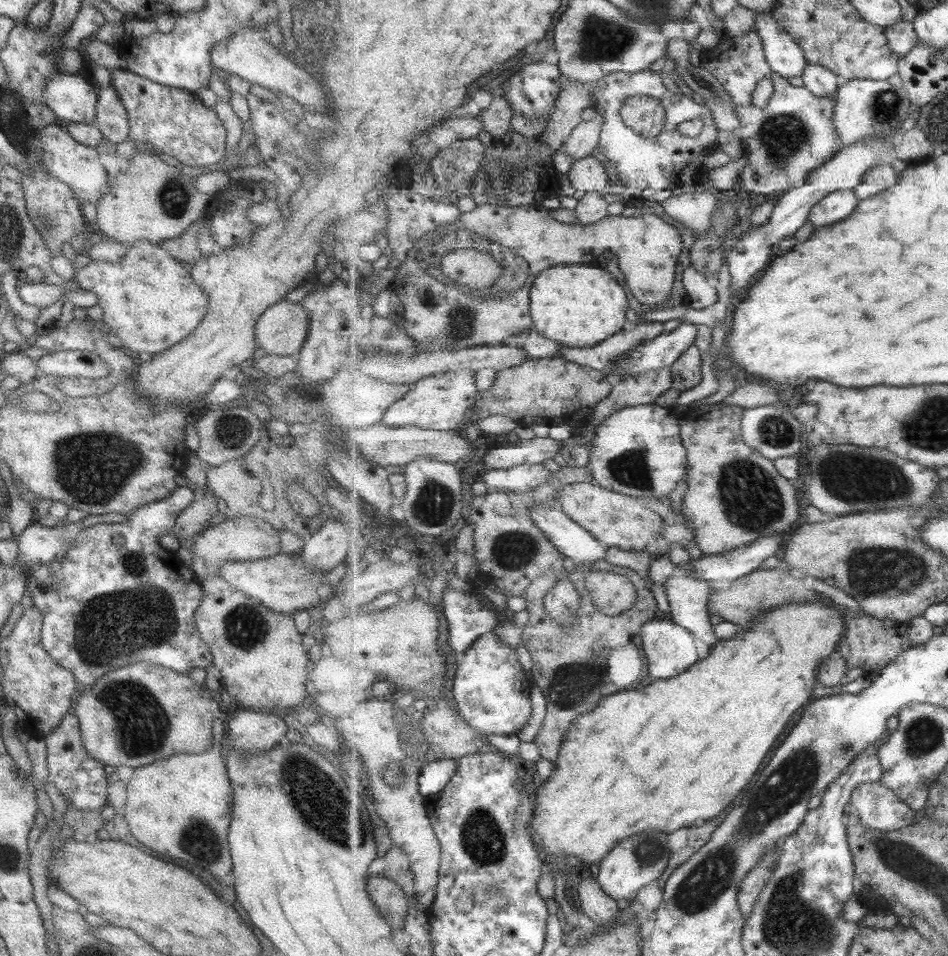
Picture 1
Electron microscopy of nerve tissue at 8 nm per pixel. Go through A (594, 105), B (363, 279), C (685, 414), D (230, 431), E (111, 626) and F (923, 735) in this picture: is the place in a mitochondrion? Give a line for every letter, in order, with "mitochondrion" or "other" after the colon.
A: other
B: other
C: other
D: mitochondrion
E: mitochondrion
F: mitochondrion

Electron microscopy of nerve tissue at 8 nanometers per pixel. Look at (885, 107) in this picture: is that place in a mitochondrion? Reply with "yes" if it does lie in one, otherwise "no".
yes

